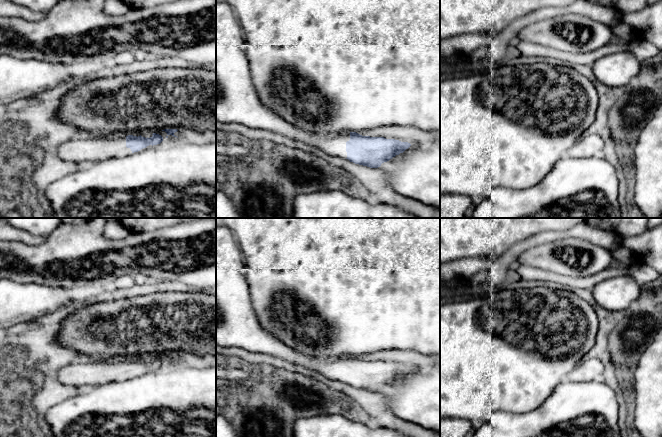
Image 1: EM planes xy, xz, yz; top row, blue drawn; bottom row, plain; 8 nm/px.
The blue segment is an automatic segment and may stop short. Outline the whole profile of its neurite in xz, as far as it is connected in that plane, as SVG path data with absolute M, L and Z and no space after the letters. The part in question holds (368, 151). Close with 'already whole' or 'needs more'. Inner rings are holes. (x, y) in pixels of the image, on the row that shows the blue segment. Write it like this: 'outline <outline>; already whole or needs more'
outline M216 1L216 120L221 123L238 123L255 129L304 141L321 148L326 154L348 159L355 164L378 168L396 155L403 153L411 144L384 137L362 136L356 132L336 132L321 135L298 128L266 107L259 99L251 80L248 58L240 25L234 22L234 13L228 3Z; needs more

